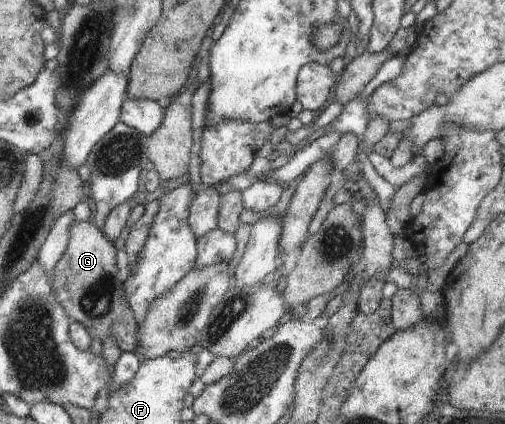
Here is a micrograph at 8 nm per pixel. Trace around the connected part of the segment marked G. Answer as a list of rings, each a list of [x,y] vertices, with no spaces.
[[[91,220],[70,225],[69,243],[50,275],[62,308],[72,322],[81,323],[92,340],[112,339],[121,354],[134,352],[137,322],[123,289],[123,273],[116,267],[117,250]]]

